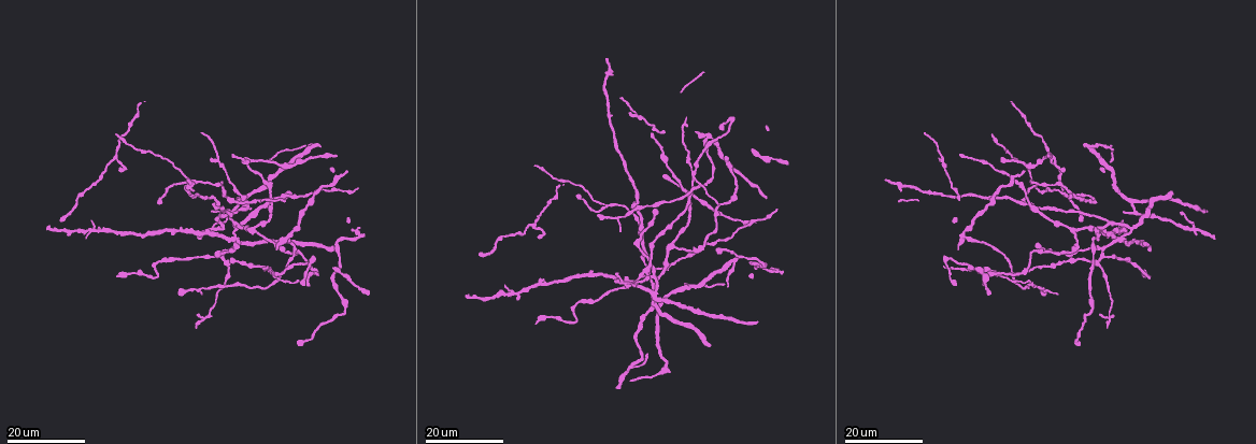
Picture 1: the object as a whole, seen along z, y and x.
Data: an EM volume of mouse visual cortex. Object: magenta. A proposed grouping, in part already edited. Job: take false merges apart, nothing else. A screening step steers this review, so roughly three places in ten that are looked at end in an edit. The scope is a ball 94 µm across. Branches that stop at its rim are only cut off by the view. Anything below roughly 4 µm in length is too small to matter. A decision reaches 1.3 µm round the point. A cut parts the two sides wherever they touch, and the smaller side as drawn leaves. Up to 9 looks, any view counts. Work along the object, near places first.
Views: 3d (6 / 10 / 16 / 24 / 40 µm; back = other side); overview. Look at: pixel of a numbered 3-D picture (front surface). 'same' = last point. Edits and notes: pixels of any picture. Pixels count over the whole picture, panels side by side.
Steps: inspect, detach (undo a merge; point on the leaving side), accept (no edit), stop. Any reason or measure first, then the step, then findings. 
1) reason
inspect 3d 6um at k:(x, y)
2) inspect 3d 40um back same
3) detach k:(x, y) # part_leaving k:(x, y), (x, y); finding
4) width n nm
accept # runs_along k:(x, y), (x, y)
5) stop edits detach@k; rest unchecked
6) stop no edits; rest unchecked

thin arm on a thick one
inspect 3d 24um at 1:(609, 205)

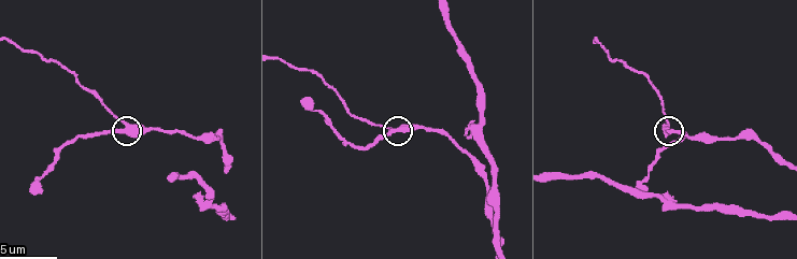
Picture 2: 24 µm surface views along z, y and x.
inspect 3d 10um at 2:(124, 129)

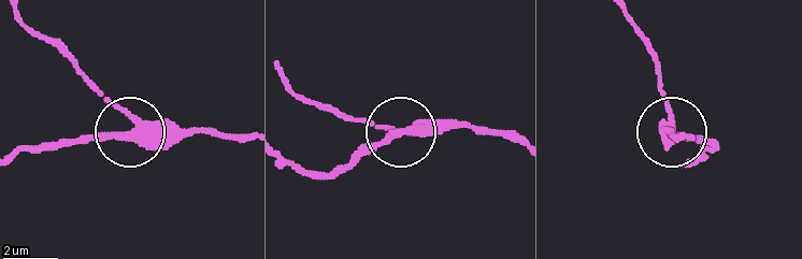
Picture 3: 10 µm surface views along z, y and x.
inspect 3d 6um at 3:(134, 128)

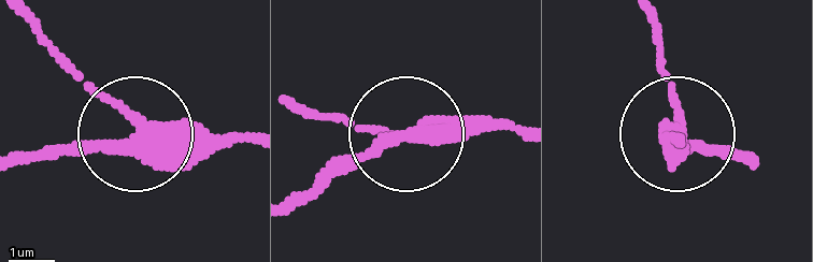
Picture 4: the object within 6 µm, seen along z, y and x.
arms 3
accept # runs_along 4:(515, 129), (411, 133), (353, 156), (288, 214); one neuron here

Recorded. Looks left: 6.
inspect 3d 16um at 1:(946, 258)

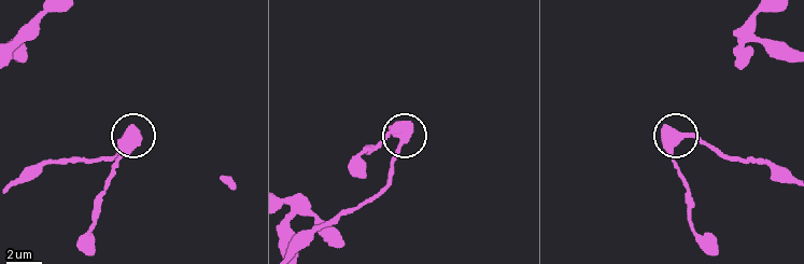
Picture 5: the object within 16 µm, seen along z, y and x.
inspect 3d 10um at 5:(136, 130)

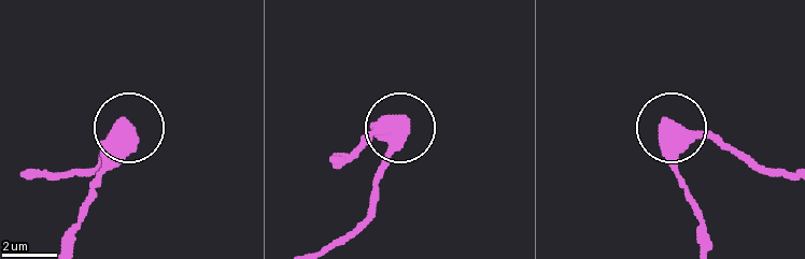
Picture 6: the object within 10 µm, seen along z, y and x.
accept # runs_along 6:(787, 174), (674, 130), (672, 160), (690, 200); all the same neuron

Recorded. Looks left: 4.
arms part here
inspect 3d 24um at 1:(692, 173)

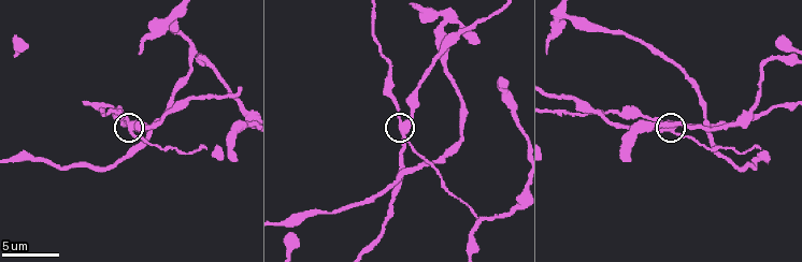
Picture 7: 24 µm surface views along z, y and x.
zoom in
inspect 3d 6um at 7:(672, 132)

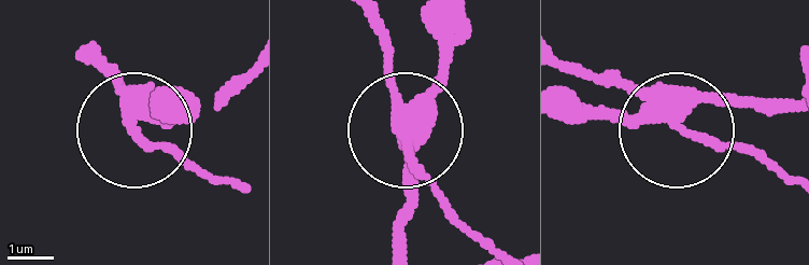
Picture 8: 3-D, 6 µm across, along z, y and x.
width 280 nm
detach 8:(152, 145) # part_leaving 8:(396, 106), (373, 17); a second neuron is stuck on

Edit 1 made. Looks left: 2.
inspect 3d 16um at 1:(1097, 264)

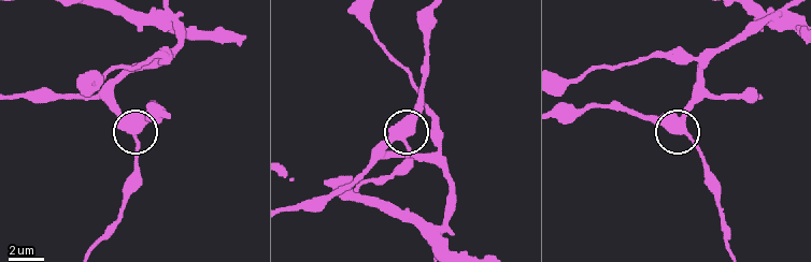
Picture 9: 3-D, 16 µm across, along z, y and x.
inspect 3d 6um at 9:(408, 133)

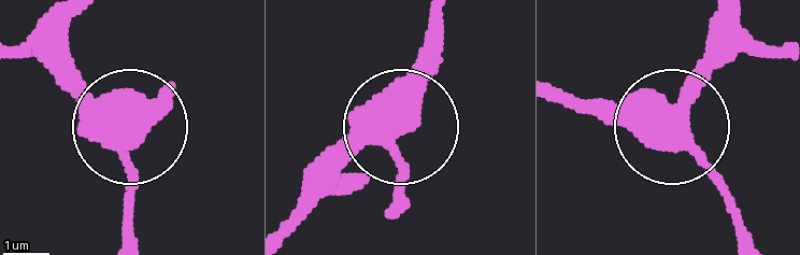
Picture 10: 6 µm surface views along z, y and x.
accept # all the same neuron

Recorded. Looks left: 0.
stop edits detach@8; rest unchecked

